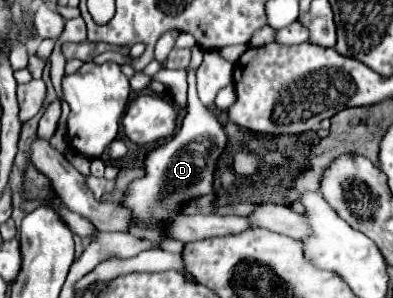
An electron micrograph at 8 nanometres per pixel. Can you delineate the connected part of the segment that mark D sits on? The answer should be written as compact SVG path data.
M188 94L188 114L174 134L174 138L158 148L154 148L146 156L146 176L134 180L126 192L122 206L130 208L138 220L144 222L144 228L132 228L130 232L148 238L148 240L164 240L160 230L160 222L172 214L178 214L180 204L194 196L210 194L212 192L212 176L216 168L216 160L226 146L226 134L218 118L200 104L196 96Z

